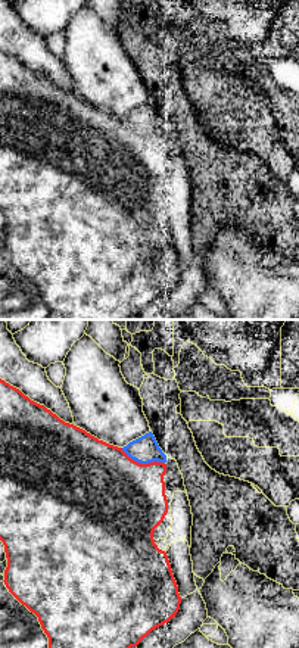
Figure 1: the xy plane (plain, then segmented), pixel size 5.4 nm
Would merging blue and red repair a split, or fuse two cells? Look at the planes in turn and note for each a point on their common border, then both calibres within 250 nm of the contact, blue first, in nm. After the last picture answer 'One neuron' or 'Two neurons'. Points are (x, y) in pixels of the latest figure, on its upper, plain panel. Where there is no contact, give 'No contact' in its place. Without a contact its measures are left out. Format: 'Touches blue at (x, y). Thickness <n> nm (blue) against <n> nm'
Touches blue at (143, 133). Thickness 150 nm (blue) against 480 nm

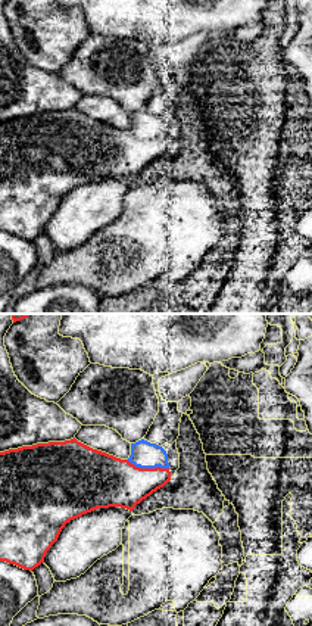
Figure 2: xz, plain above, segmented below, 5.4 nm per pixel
Touches blue at (147, 137). Thickness 140 nm (blue) against 280 nm

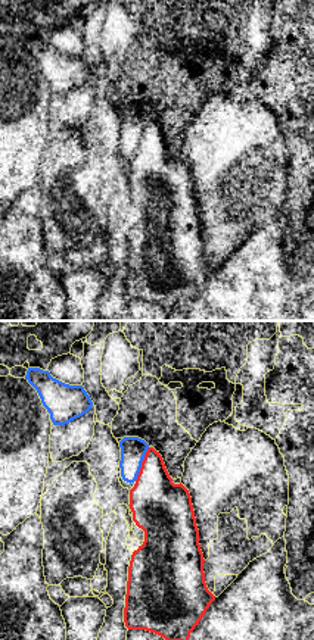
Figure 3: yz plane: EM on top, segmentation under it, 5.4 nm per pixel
Touches blue at (140, 134). Thickness 140 nm (blue) against 300 nm

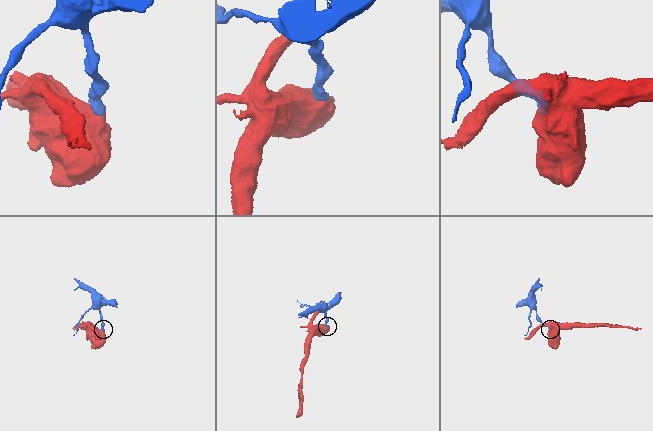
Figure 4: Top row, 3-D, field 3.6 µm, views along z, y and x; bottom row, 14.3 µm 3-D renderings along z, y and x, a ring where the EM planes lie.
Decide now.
Two neurons

